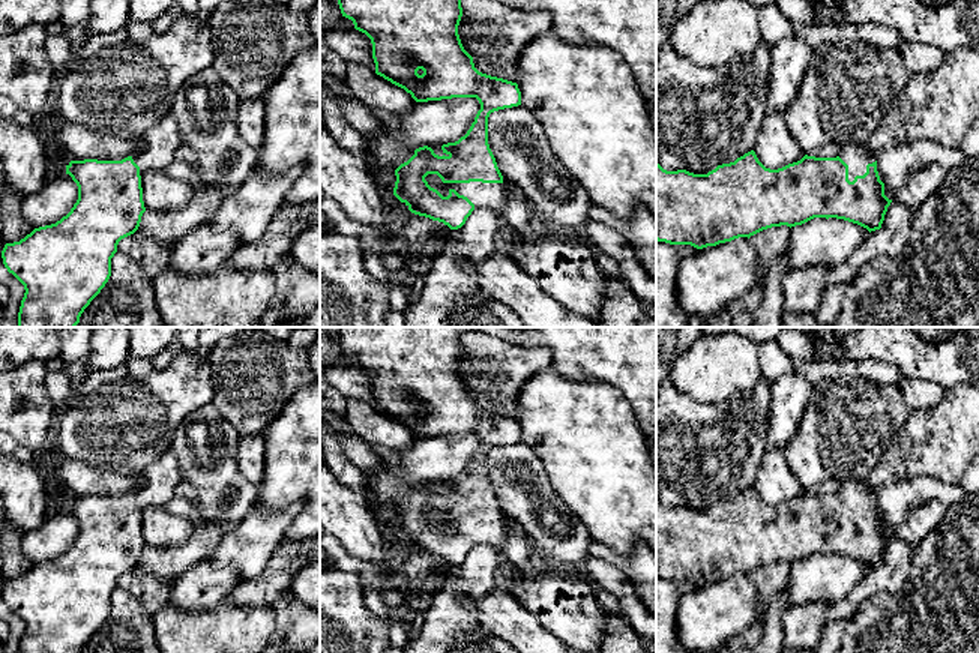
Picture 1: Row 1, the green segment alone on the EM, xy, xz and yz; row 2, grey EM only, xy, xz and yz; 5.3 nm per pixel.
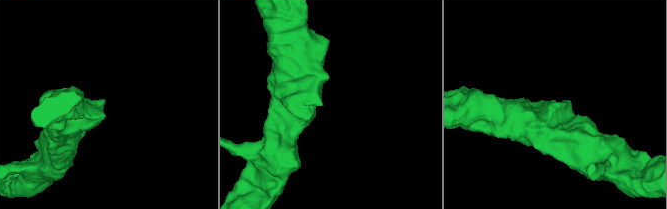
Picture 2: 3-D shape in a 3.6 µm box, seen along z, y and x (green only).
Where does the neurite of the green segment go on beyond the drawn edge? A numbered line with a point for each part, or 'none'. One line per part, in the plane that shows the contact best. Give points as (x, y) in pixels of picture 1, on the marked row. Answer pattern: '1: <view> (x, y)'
1: yz (855, 155)

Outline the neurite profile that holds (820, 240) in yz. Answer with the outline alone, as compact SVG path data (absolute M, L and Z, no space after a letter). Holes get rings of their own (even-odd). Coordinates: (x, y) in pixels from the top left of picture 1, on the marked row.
M814 218L791 227L787 243L788 269L809 264L835 267L847 260L868 234L866 228L836 218Z

